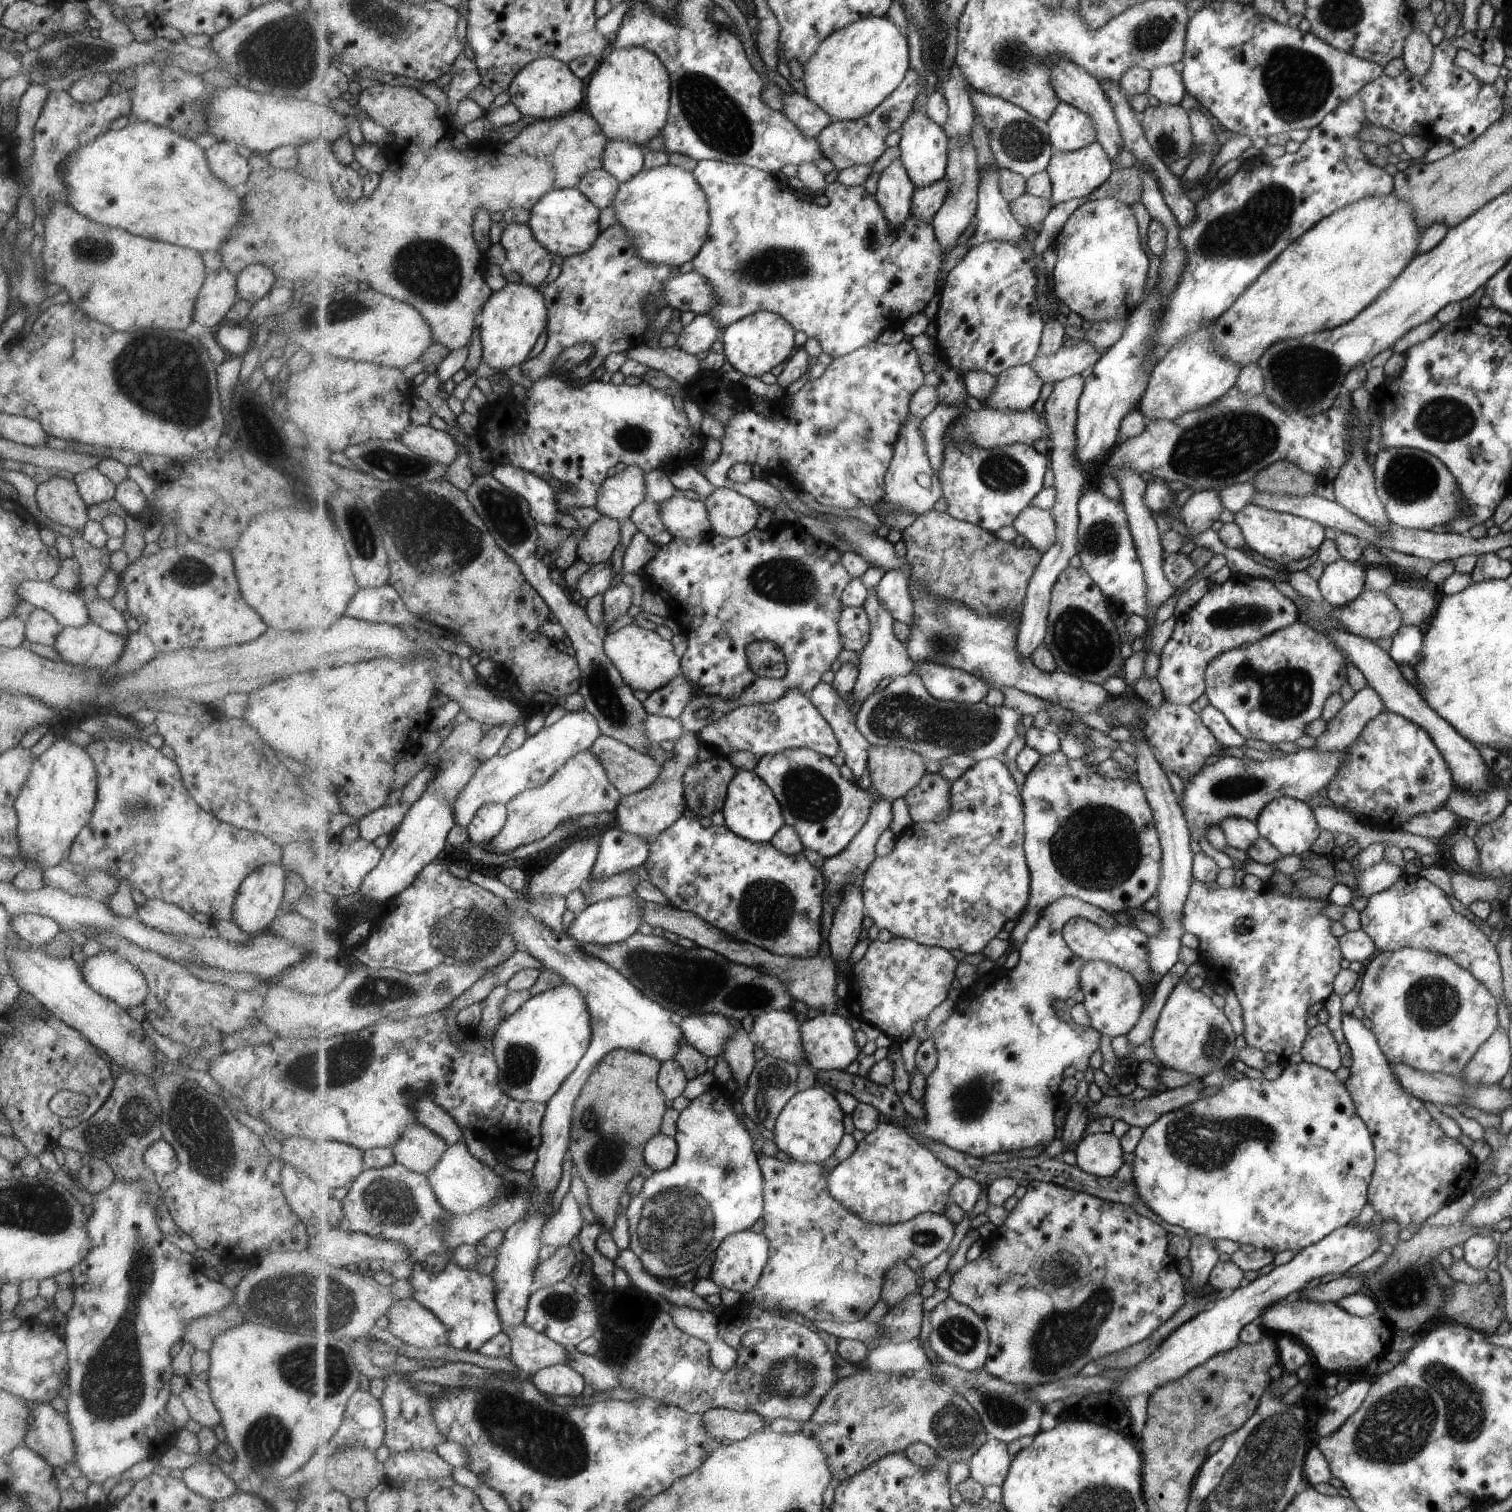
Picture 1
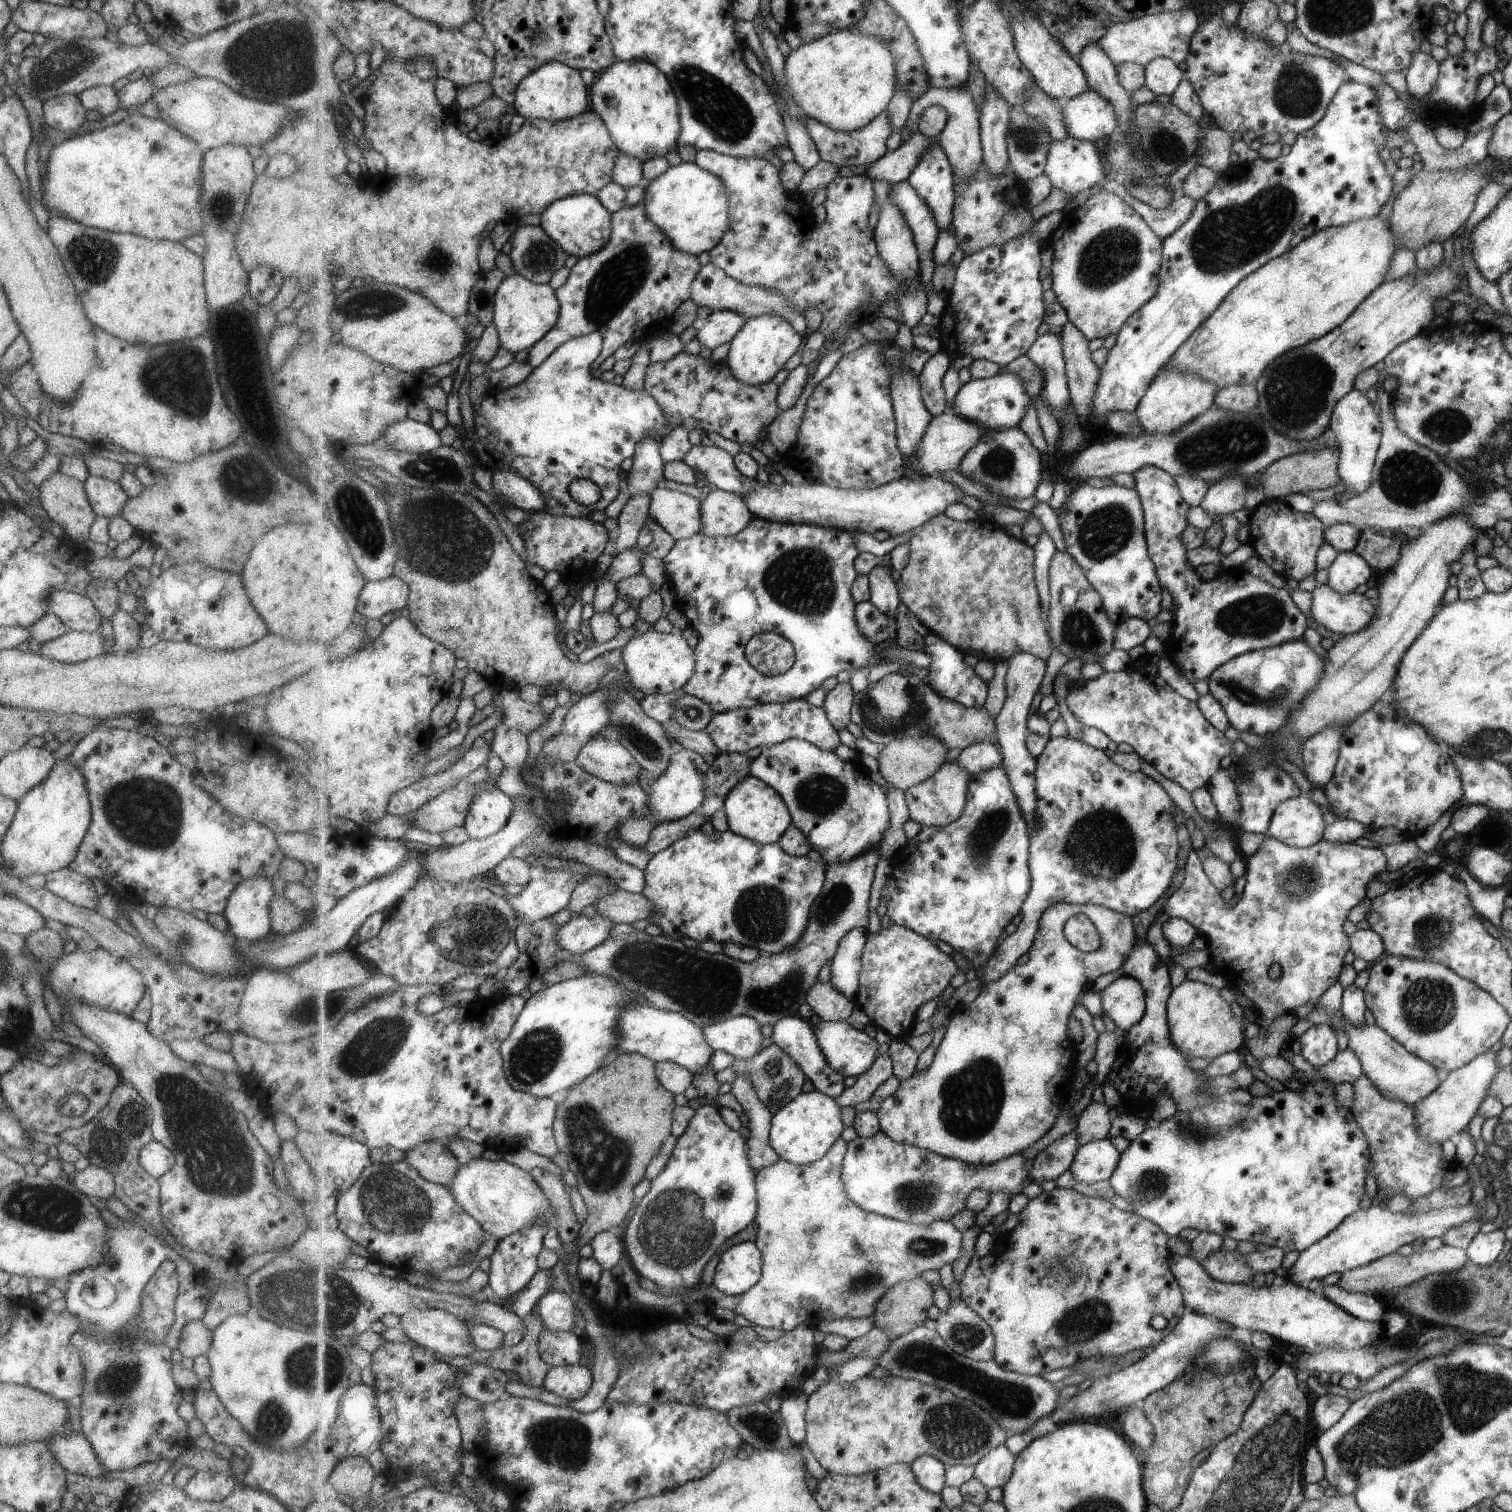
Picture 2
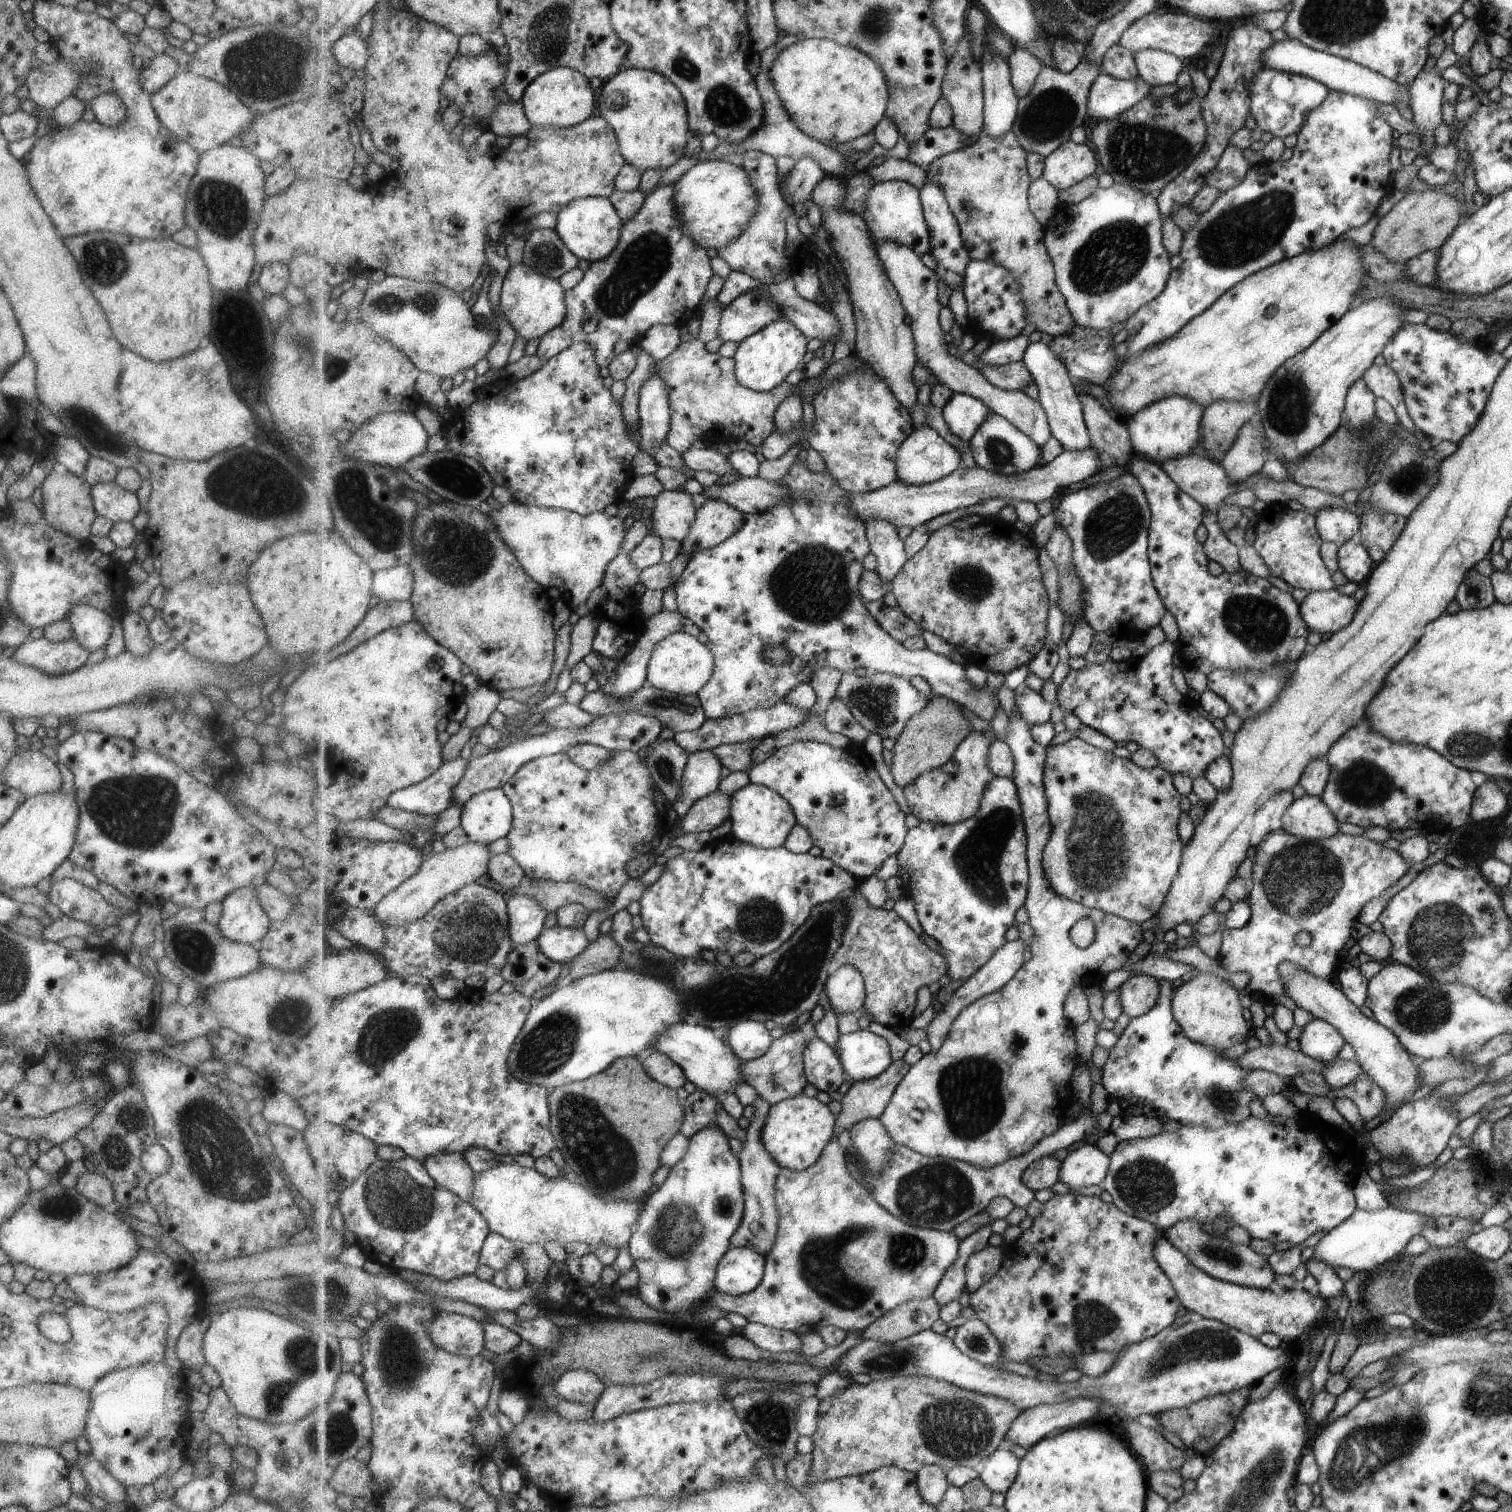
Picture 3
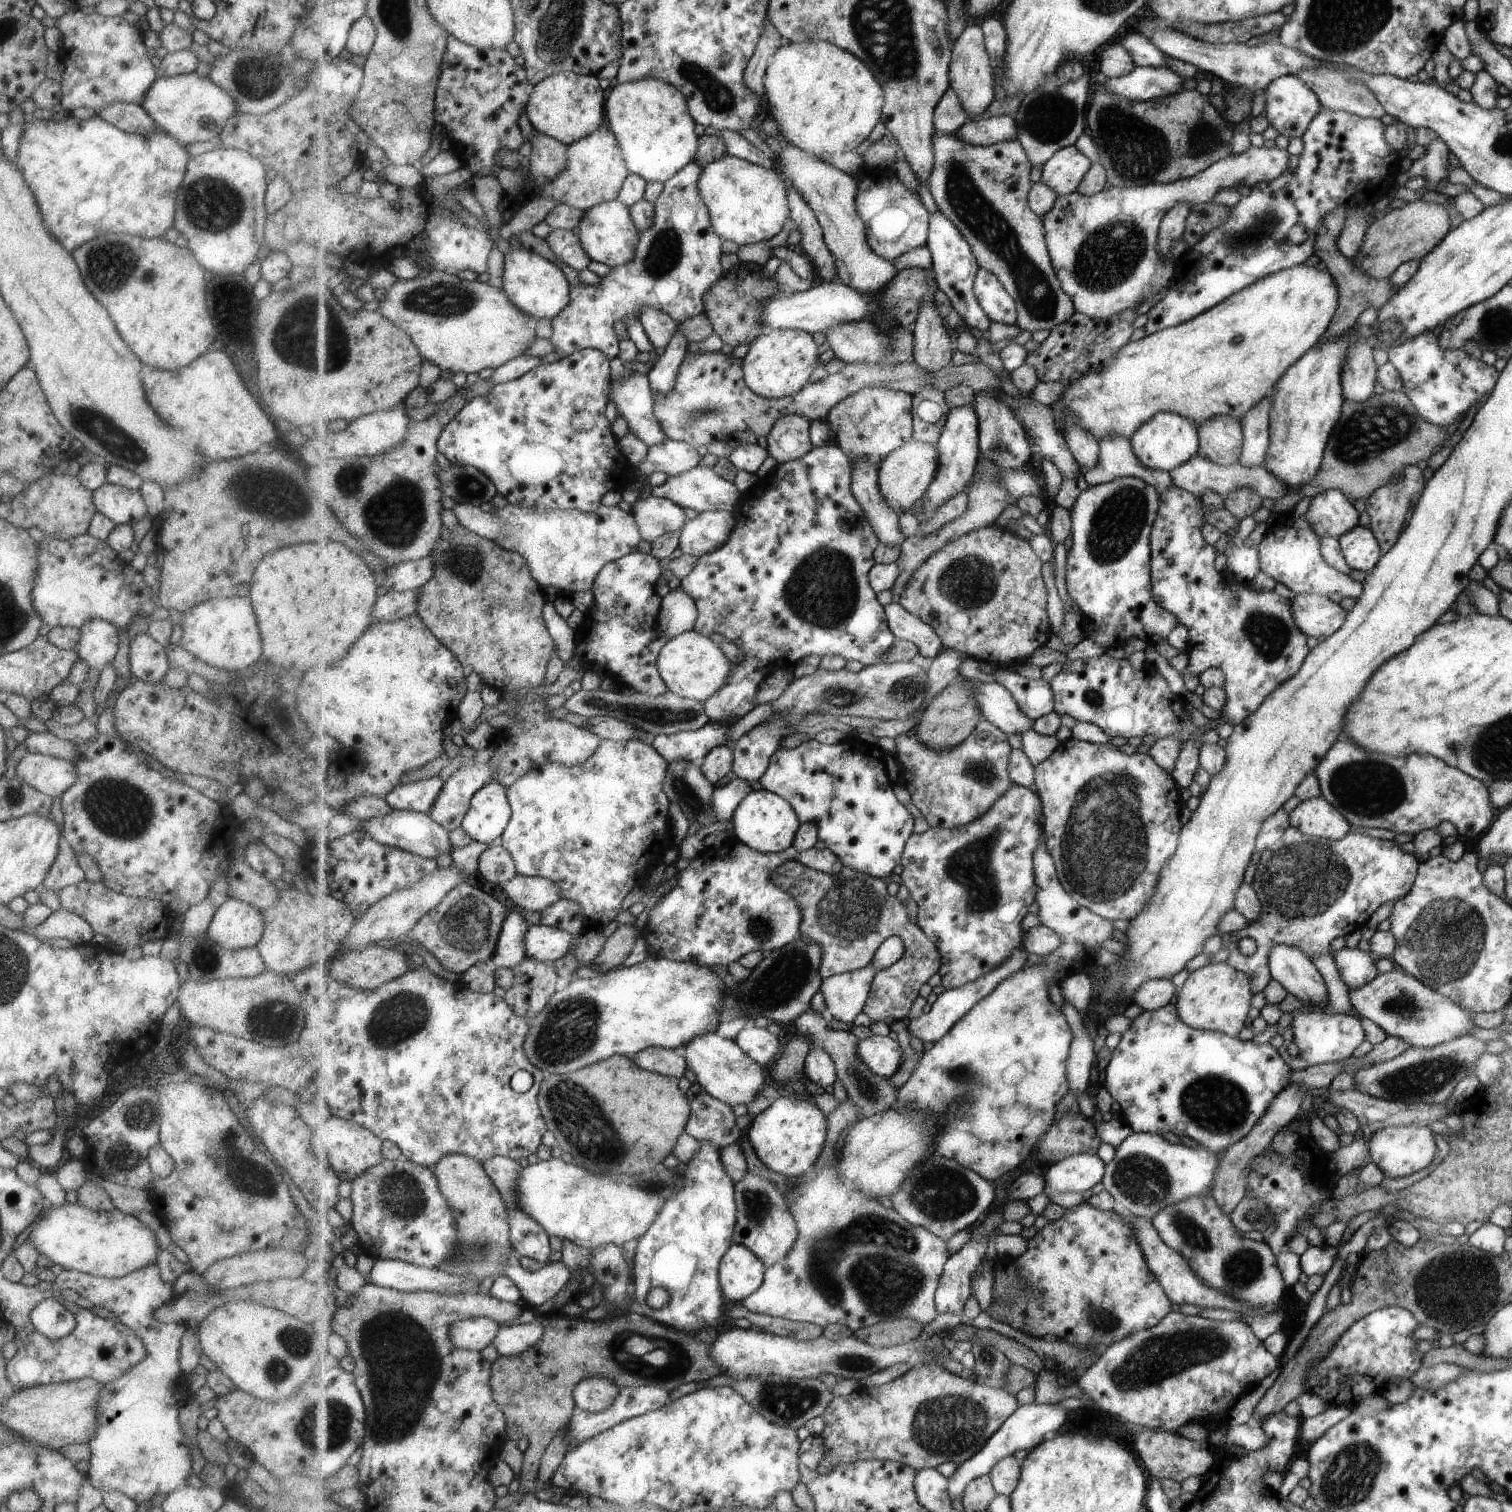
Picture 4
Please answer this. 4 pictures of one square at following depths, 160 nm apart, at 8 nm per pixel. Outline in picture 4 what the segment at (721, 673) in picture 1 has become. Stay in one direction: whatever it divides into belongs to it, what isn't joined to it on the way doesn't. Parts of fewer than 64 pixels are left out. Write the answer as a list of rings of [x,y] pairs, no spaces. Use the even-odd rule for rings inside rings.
[[[824,444],[822,447],[814,447],[811,452],[800,459],[779,465],[773,476],[758,478],[756,484],[751,487],[751,494],[755,494],[755,496],[750,502],[750,508],[747,513],[737,514],[736,525],[729,540],[715,552],[700,557],[695,570],[681,581],[680,586],[695,599],[698,608],[698,619],[694,629],[707,636],[713,632],[721,634],[727,639],[727,642],[733,642],[743,652],[743,660],[734,664],[734,670],[728,683],[704,702],[705,712],[711,721],[737,720],[751,712],[757,706],[755,694],[757,694],[759,686],[762,686],[763,680],[777,670],[792,672],[795,664],[809,654],[815,654],[821,658],[827,655],[843,656],[847,660],[857,660],[866,667],[882,662],[889,647],[897,640],[889,626],[885,606],[877,600],[877,592],[870,583],[869,571],[877,563],[874,552],[881,542],[864,506],[853,492],[852,469],[852,460],[842,448],[833,444]],[[972,683],[983,720],[991,721],[1009,735],[1023,735],[1034,729],[1036,721],[1020,707],[1007,687],[999,683]]]

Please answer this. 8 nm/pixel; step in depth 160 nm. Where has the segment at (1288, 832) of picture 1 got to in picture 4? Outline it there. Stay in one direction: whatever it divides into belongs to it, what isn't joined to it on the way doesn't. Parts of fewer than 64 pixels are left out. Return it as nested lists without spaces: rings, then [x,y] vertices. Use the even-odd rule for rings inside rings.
[[[1321,796],[1300,801],[1297,806],[1288,813],[1288,817],[1290,826],[1298,828],[1303,834],[1317,838],[1323,837],[1330,841],[1343,839],[1344,836],[1351,831],[1351,825],[1345,816]]]

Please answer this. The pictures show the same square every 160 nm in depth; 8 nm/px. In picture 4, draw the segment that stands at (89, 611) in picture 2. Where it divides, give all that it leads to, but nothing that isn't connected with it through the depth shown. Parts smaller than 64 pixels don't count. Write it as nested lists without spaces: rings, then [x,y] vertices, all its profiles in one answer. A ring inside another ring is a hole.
[[[95,619],[83,623],[79,630],[80,637],[75,651],[81,661],[99,671],[113,662],[119,637],[118,630],[112,624]]]

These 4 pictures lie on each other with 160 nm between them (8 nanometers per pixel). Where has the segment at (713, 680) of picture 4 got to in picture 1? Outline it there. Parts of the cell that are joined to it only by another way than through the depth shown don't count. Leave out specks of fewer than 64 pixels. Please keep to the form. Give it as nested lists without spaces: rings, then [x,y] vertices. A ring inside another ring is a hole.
[[[627,625],[607,635],[604,649],[633,690],[644,690],[651,694],[671,683],[682,672],[683,656],[679,656],[675,652],[675,646],[669,640],[661,638],[656,631]]]

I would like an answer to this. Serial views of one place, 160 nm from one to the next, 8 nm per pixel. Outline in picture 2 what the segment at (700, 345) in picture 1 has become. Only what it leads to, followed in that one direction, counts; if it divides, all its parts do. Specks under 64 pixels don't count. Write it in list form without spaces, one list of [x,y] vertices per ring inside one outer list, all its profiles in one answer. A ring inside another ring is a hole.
[[[732,310],[713,311],[708,319],[699,325],[696,338],[702,347],[717,348],[735,339],[748,320],[746,316]]]

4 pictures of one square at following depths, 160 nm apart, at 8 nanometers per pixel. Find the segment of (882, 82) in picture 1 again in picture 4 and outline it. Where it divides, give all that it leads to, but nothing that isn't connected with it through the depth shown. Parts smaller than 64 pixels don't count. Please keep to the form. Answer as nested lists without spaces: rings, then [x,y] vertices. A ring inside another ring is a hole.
[[[805,41],[783,45],[773,56],[766,77],[766,96],[785,141],[815,155],[849,152],[865,142],[882,120],[886,94],[869,65],[848,50],[827,41]]]

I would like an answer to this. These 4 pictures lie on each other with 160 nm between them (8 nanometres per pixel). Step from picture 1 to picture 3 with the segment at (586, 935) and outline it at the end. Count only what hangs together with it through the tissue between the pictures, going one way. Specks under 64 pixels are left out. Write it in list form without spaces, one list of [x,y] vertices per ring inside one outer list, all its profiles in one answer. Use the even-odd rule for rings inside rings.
[[[559,924],[551,928],[545,927],[536,941],[541,952],[558,963],[575,959],[591,944],[583,929]]]

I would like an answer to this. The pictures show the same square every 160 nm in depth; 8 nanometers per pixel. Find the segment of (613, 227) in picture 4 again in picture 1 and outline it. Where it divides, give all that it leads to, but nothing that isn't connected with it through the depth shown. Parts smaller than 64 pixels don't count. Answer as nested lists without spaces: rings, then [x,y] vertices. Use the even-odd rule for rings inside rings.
[[[557,189],[548,192],[530,212],[528,225],[537,240],[553,254],[564,258],[587,252],[600,238],[602,210],[581,189]]]

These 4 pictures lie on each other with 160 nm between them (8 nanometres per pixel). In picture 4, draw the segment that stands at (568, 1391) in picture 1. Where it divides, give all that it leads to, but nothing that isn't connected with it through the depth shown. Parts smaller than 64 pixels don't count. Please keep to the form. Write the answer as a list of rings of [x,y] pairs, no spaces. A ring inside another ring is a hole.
[[[589,1377],[574,1390],[576,1406],[584,1411],[598,1413],[613,1406],[622,1388],[607,1377]]]

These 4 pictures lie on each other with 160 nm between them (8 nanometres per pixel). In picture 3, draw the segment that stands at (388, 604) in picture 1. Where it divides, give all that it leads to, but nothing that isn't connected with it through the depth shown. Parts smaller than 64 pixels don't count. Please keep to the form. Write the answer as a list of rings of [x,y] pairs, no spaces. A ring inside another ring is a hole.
[[[406,564],[377,571],[372,588],[379,600],[395,602],[410,600],[414,586],[414,570],[410,564]]]

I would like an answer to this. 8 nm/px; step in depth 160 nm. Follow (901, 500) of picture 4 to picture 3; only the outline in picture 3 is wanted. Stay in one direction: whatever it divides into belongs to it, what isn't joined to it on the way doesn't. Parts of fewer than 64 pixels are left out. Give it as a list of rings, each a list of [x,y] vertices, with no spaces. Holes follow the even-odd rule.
[[[928,425],[917,428],[901,445],[896,463],[899,480],[910,485],[926,485],[941,480],[963,466],[959,449],[949,444],[937,430]]]

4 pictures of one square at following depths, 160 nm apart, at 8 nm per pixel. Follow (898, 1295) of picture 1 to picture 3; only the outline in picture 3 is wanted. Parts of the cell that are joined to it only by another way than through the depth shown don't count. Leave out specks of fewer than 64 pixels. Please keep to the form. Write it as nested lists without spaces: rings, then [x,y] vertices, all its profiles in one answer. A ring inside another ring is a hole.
[[[933,1296],[931,1299],[925,1300],[910,1300],[906,1303],[900,1304],[899,1307],[894,1308],[883,1315],[879,1320],[870,1324],[864,1331],[862,1331],[863,1339],[875,1339],[880,1343],[894,1343],[901,1339],[913,1336],[918,1332],[930,1329],[941,1314],[941,1305]]]

